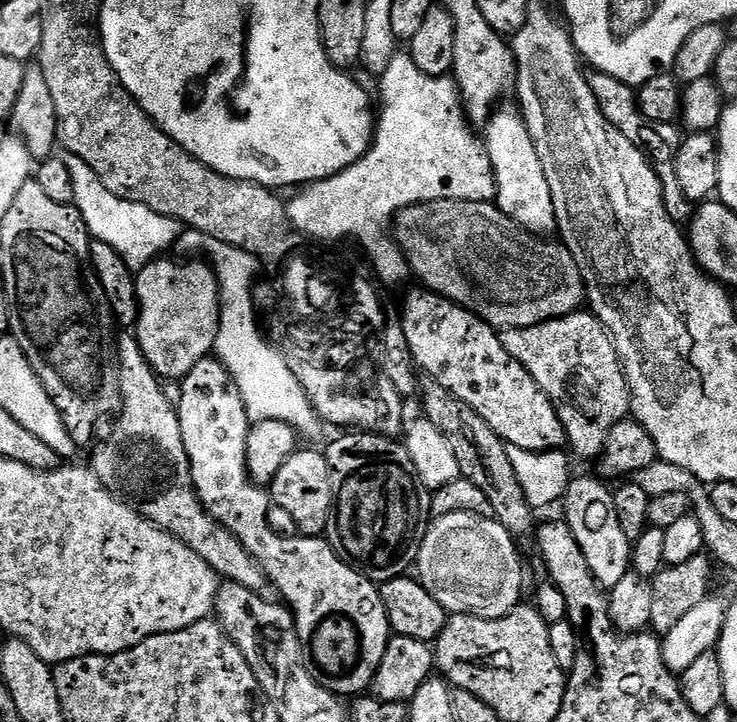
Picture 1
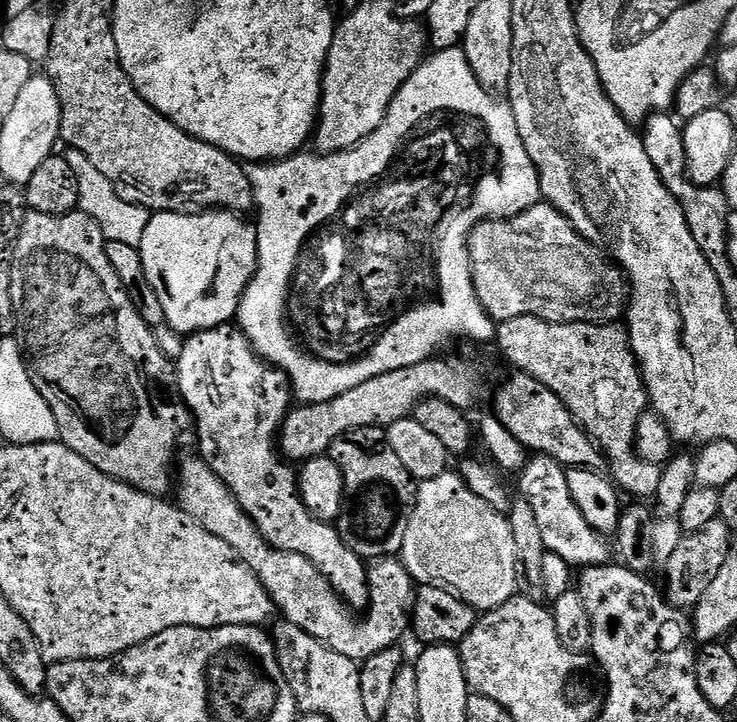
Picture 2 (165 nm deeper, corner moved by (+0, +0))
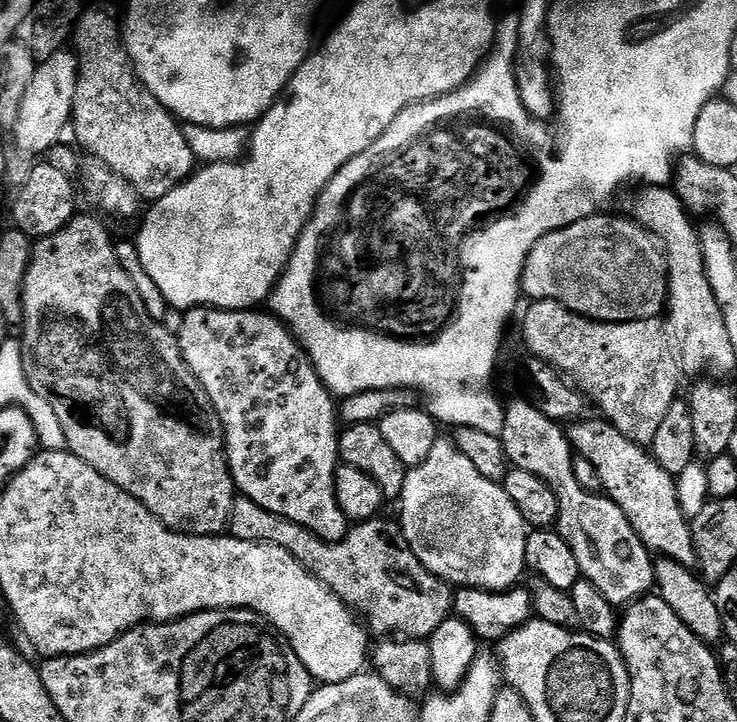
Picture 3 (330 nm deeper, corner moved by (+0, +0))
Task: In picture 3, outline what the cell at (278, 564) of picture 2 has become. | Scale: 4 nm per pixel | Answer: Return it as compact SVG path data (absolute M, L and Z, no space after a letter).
M240 498L232 507L230 532L239 540L273 544L282 546L282 550L290 550L310 574L320 579L353 613L362 617L373 637L403 634L408 638L431 638L434 630L453 615L453 585L426 570L426 566L418 562L414 550L410 550L399 523L392 521L391 524L384 519L357 524L344 540L329 542L306 530L306 526L298 526L298 522L262 510L258 502Z

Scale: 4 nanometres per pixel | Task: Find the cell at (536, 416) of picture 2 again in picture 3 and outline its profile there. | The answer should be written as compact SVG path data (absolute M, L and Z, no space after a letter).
M581 418L569 423L566 435L573 449L586 462L598 470L598 478L603 495L608 496L626 514L630 526L649 552L668 557L674 562L692 566L696 564L696 551L692 526L688 517L682 514L678 502L676 477L670 475L655 456L643 444L630 442L613 424L595 424L589 418Z

